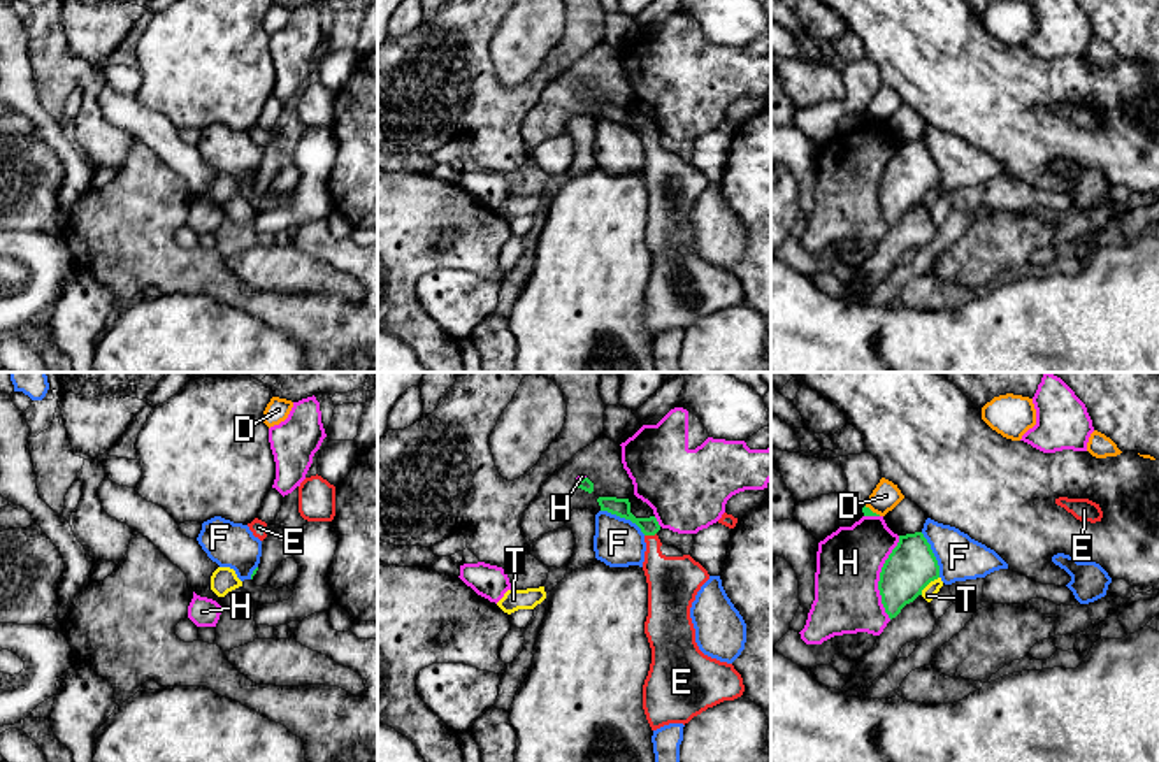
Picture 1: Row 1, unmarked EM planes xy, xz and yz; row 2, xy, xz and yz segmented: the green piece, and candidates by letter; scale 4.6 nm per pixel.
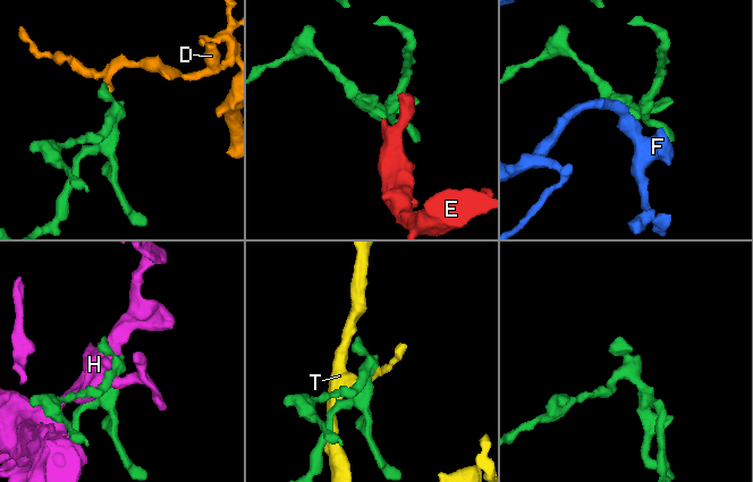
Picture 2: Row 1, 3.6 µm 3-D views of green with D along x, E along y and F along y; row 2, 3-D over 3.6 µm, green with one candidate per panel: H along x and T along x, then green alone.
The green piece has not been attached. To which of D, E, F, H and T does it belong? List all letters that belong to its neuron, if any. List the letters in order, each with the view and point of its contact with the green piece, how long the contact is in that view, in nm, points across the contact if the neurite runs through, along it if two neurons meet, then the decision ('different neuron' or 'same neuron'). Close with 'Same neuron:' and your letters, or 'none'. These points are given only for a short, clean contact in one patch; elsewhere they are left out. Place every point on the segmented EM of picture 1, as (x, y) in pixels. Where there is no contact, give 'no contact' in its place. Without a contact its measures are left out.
D: contact yz (871, 511); length 90 nm; border yz (864, 506), (880, 515); different neuron
E: contact xz (650, 534); length 60 nm; way xz (611, 504), (640, 522), (650, 534), (654, 560), (673, 582); same neuron
F: contact xz (624, 517); length 240 nm; different neuron
H: contact yz (880, 578); length 380 nm; different neuron
T: contact yz (928, 583); length 120 nm; different neuron
Same neuron: E

